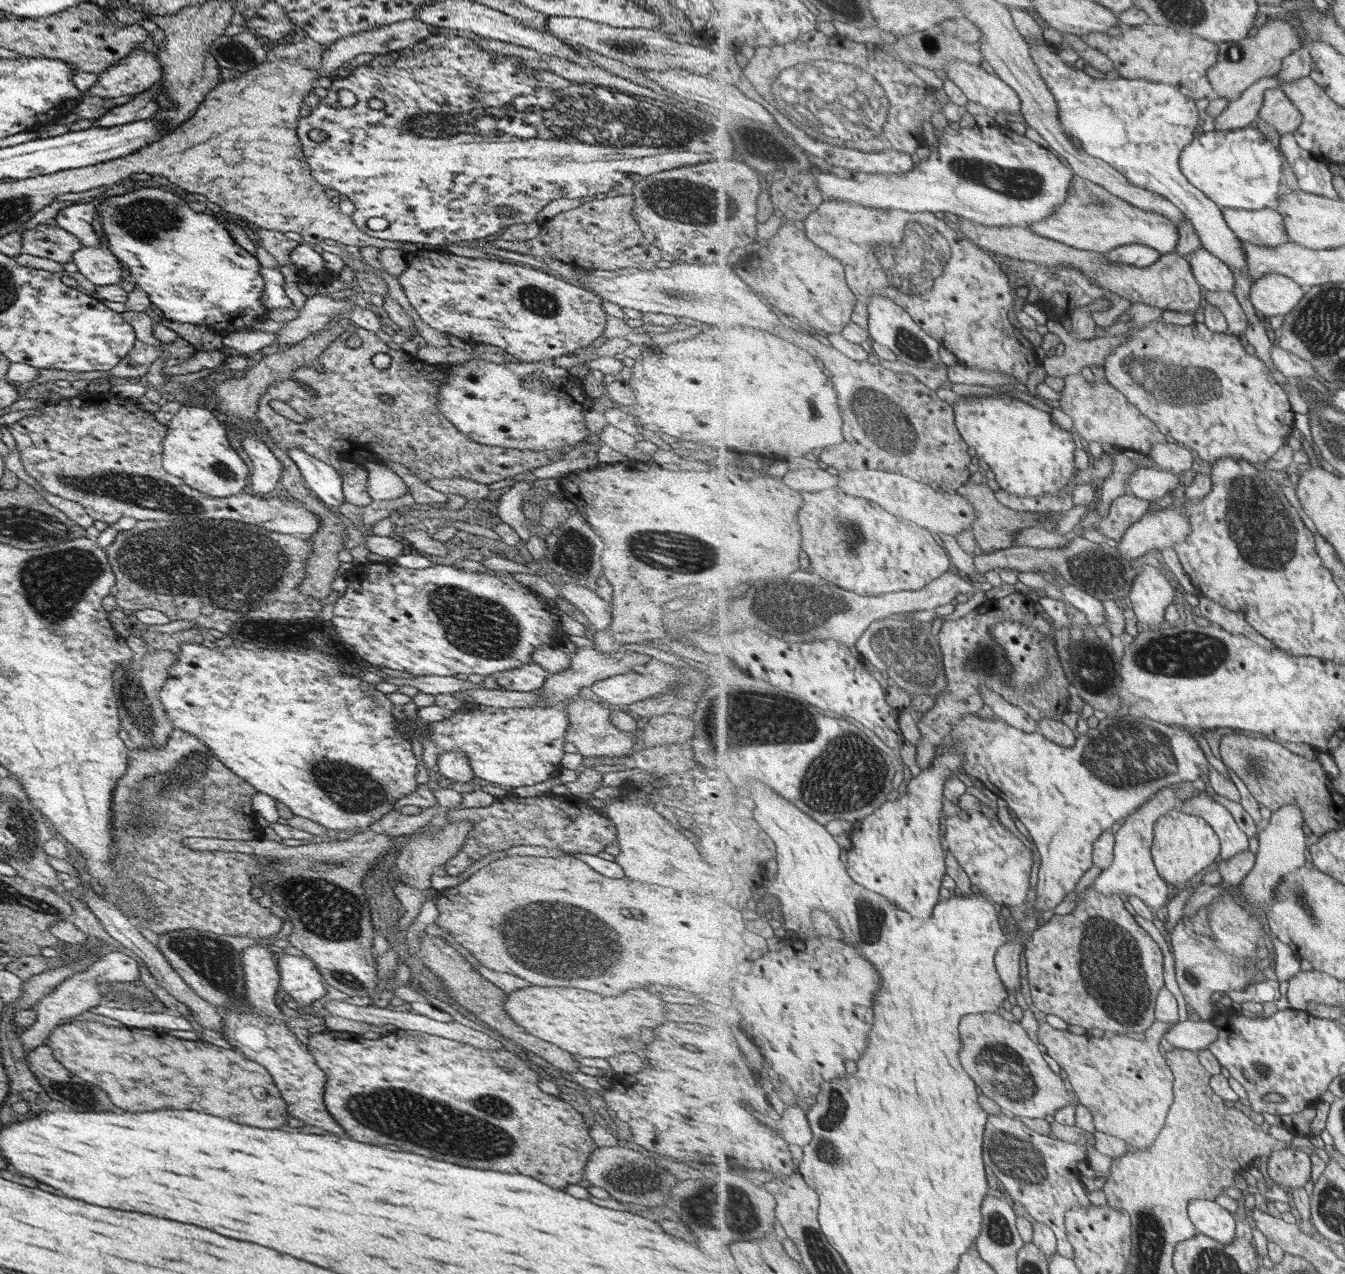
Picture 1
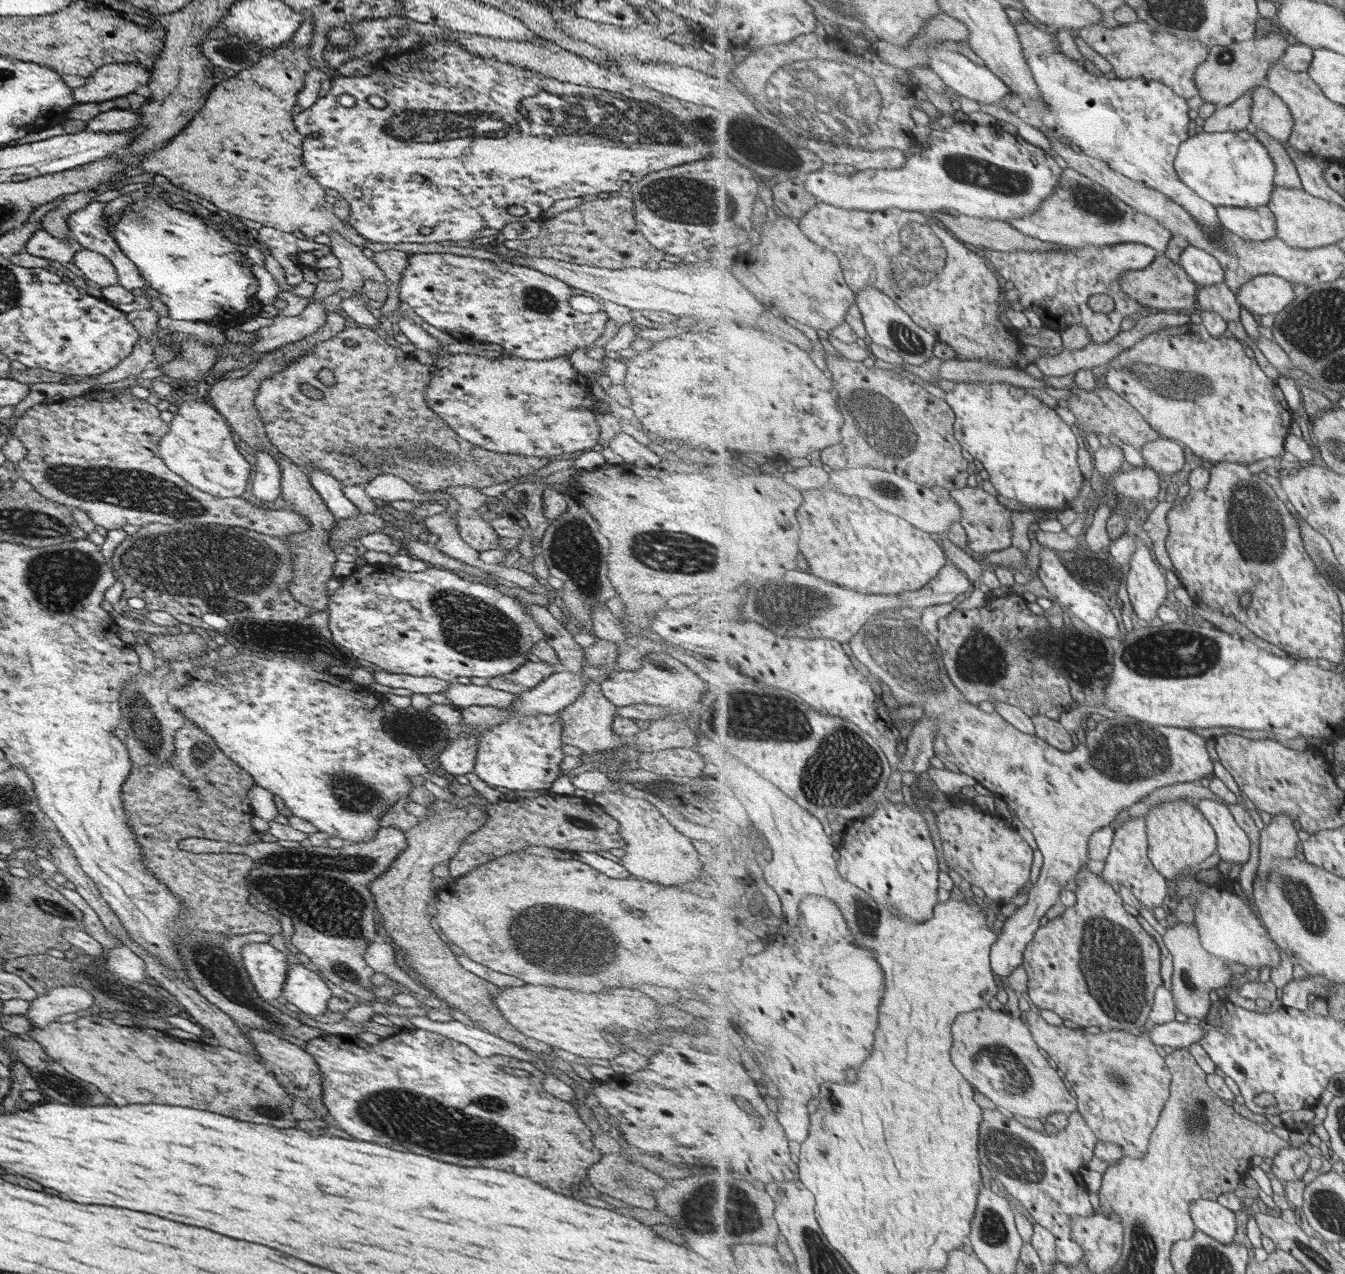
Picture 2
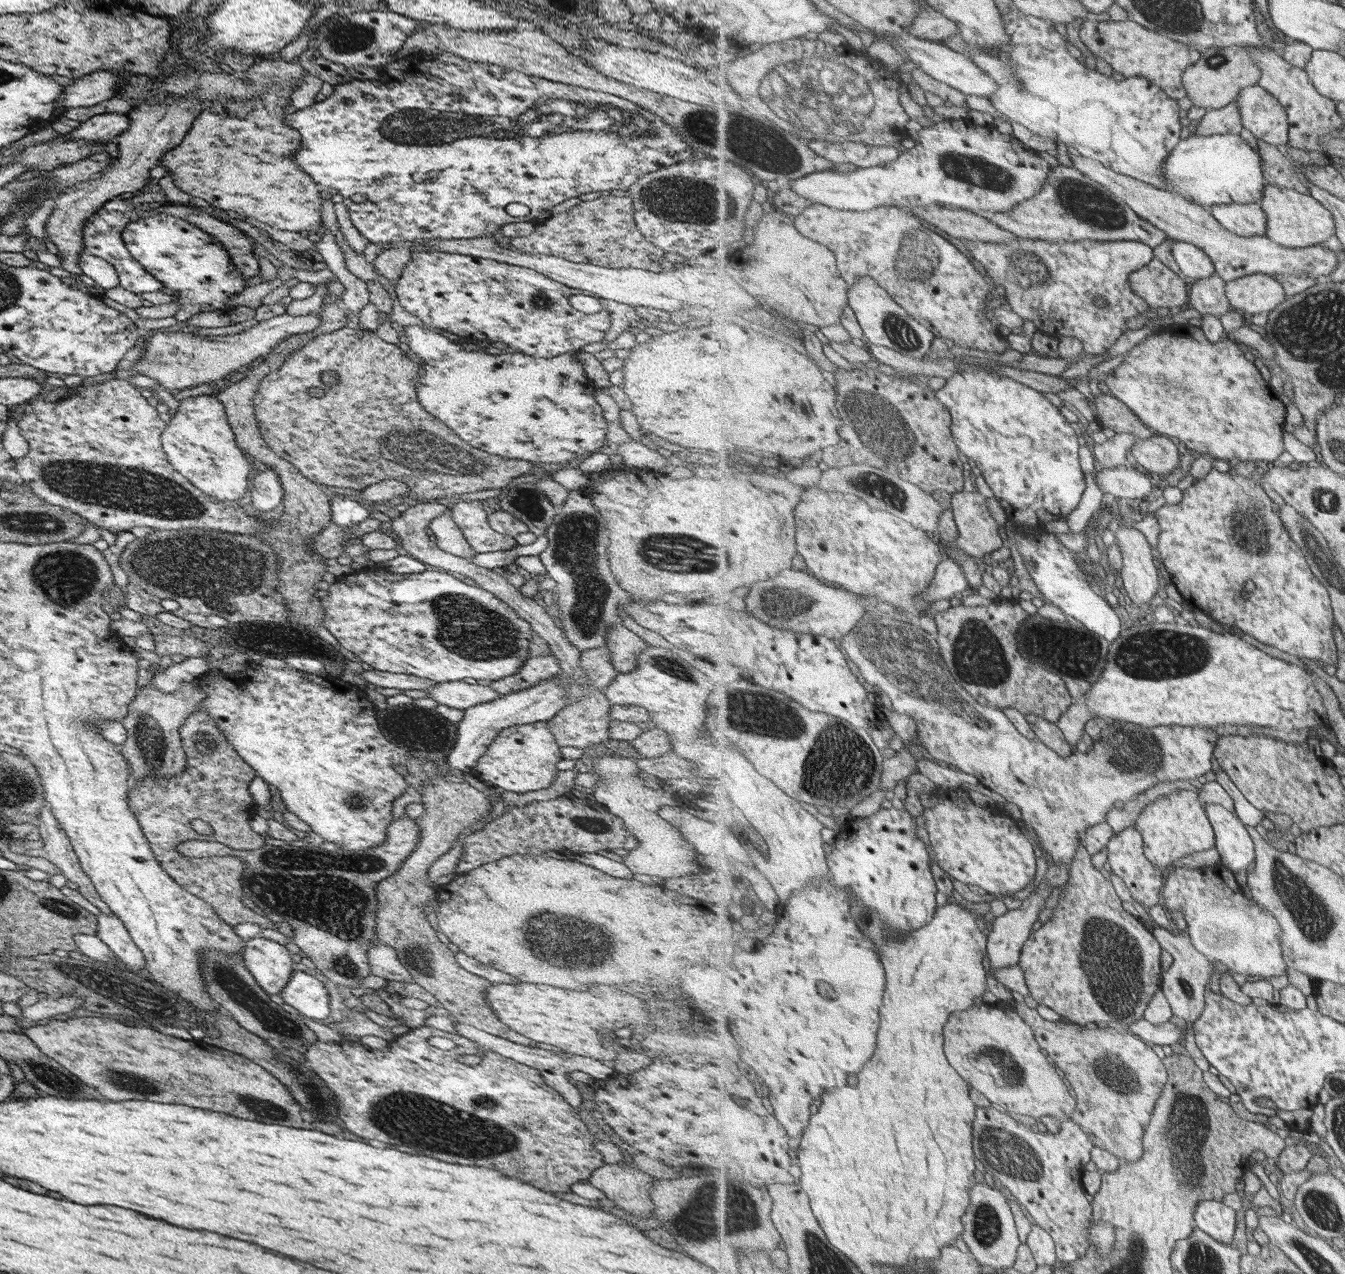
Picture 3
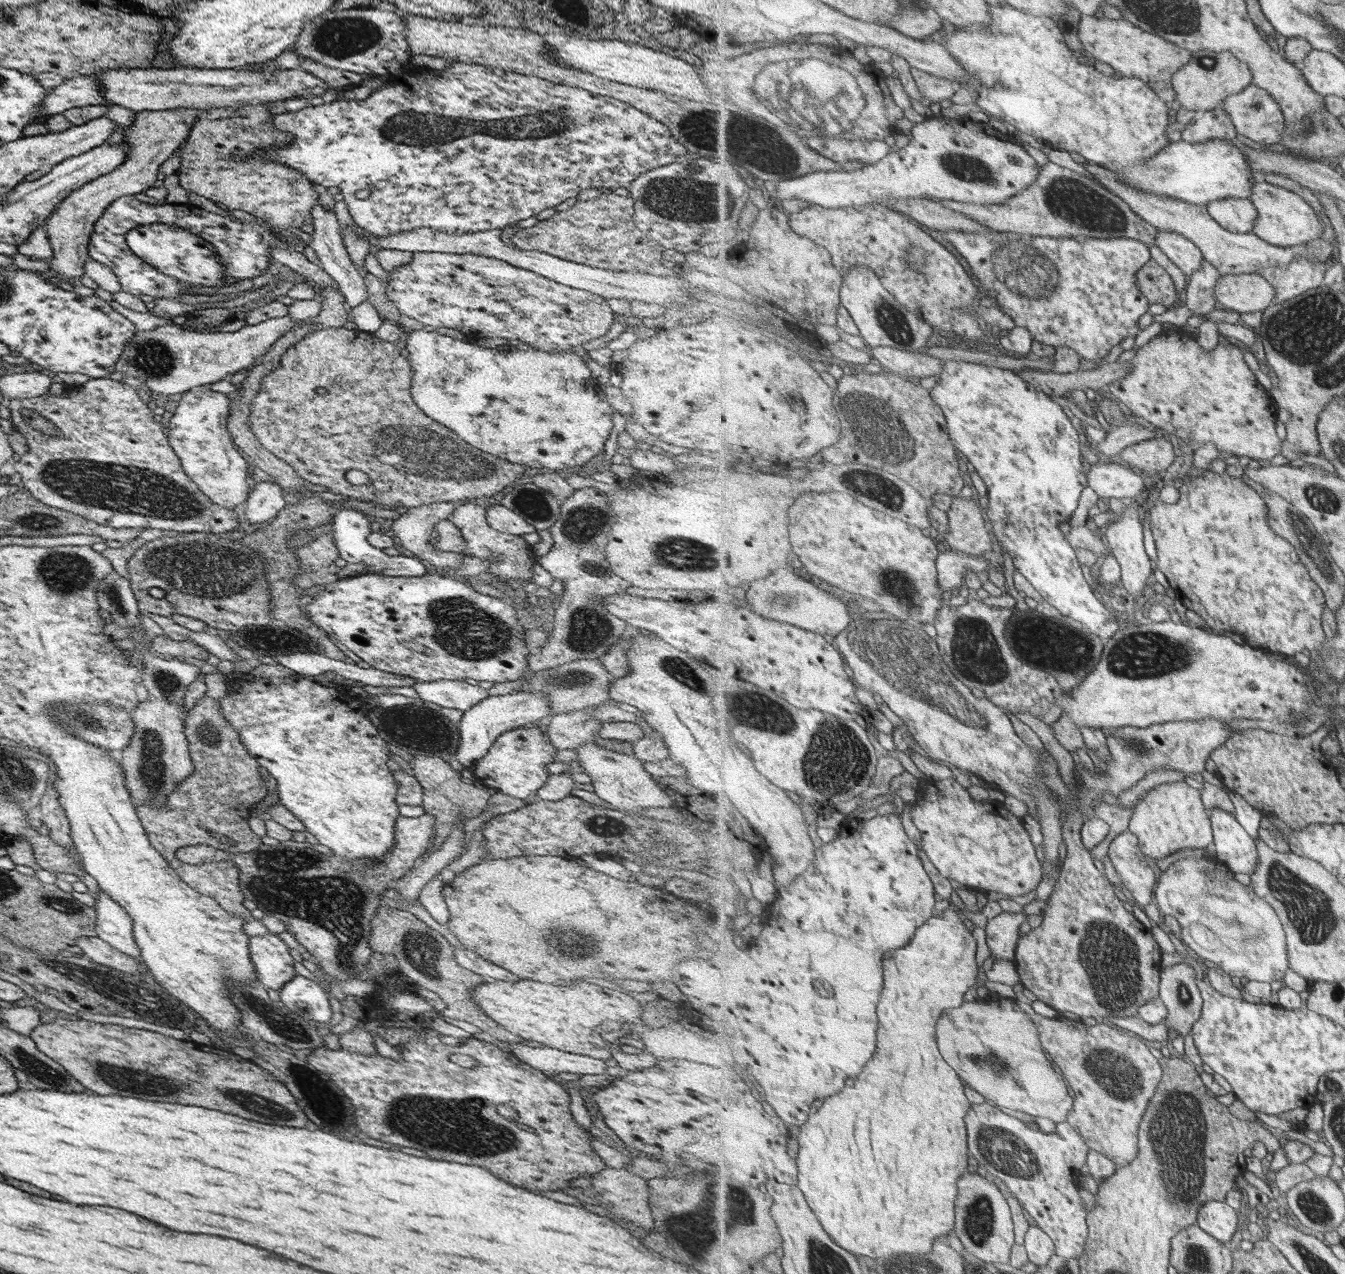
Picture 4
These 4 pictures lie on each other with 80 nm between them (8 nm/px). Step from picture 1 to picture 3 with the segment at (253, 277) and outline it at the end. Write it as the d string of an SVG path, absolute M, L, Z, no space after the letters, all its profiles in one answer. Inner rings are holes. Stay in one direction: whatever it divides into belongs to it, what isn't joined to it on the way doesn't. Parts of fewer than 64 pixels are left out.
M153 213L129 221L123 227L120 240L147 274L165 288L175 290L172 295L172 303L176 306L172 316L175 320L185 321L200 312L224 310L231 296L245 290L244 274L230 263L224 244L189 221Z

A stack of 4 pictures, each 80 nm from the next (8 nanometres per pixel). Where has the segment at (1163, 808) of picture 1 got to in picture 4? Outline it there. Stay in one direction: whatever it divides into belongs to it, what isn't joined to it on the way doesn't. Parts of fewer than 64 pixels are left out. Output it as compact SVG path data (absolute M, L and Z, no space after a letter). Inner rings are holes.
M1128 829L1112 841L1108 856L1136 904L1141 907L1154 902L1160 873L1141 851L1139 838Z

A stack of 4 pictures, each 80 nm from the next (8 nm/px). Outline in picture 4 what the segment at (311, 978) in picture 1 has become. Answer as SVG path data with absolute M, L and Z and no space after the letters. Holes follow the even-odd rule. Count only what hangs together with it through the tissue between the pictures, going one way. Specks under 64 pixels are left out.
M295 974L279 991L284 1007L307 1022L328 1022L333 1016L327 994L314 981Z

